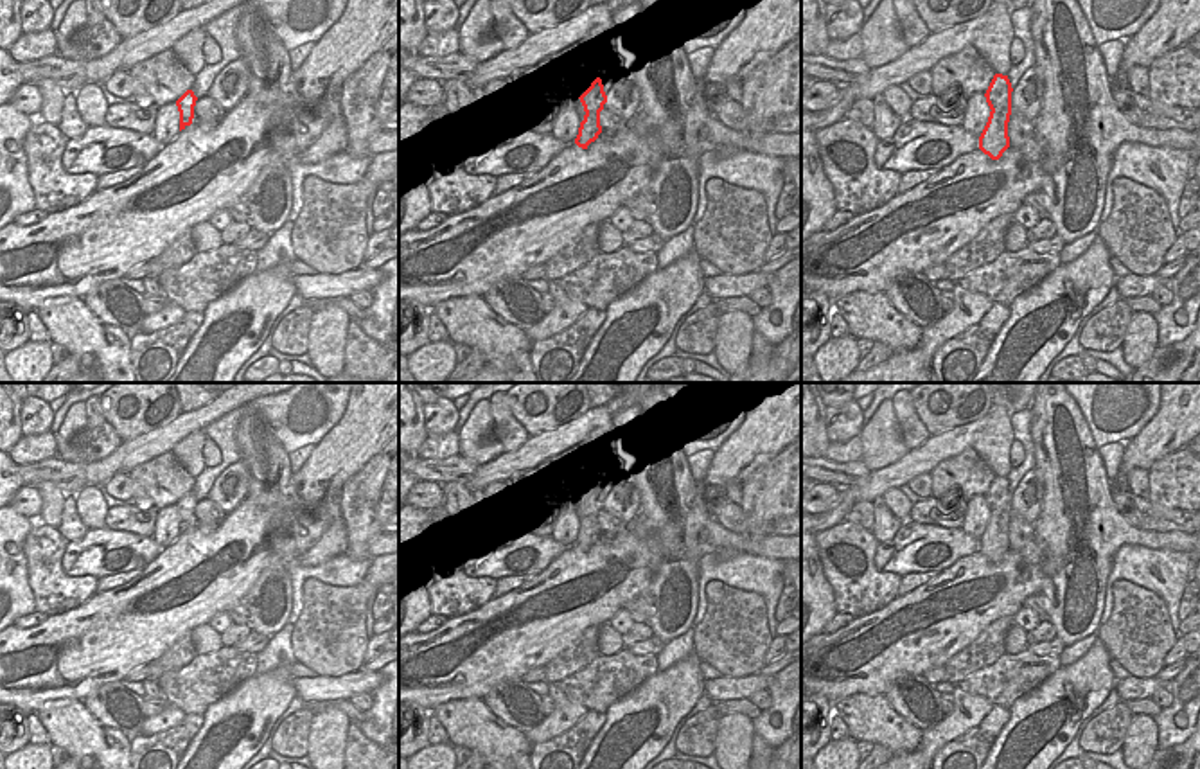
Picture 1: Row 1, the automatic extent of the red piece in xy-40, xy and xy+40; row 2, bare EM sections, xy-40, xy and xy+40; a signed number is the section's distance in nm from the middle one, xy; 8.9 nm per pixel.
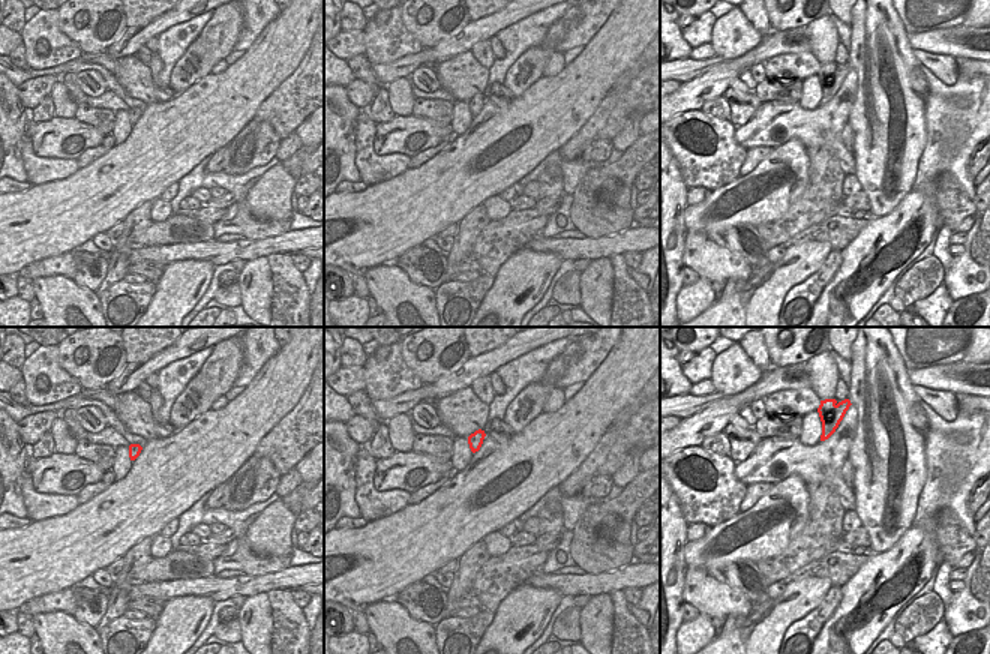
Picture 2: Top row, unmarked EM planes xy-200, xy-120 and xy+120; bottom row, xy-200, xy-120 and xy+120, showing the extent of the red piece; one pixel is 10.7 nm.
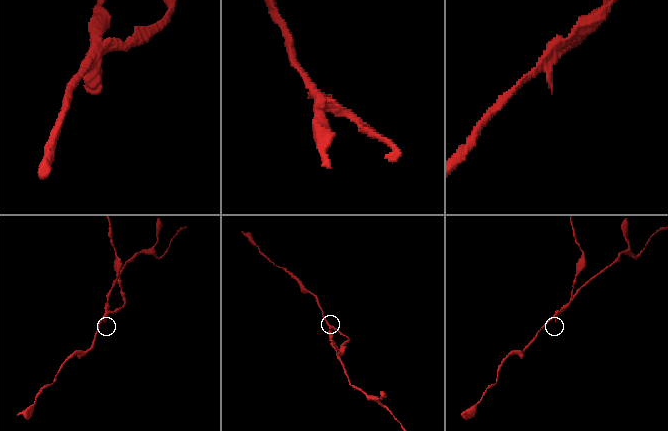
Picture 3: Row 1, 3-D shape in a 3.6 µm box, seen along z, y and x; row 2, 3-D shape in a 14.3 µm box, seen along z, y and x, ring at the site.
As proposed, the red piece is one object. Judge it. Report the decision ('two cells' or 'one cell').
two cells

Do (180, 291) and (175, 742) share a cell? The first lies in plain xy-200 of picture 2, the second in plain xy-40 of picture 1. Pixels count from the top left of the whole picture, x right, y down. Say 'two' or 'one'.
two

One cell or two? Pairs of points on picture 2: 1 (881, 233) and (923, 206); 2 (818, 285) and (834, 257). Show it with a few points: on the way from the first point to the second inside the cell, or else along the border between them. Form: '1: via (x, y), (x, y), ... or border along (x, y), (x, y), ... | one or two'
1: via (891, 233), (896, 233), (912, 216) | one
2: via (821, 278), (831, 264) | one

